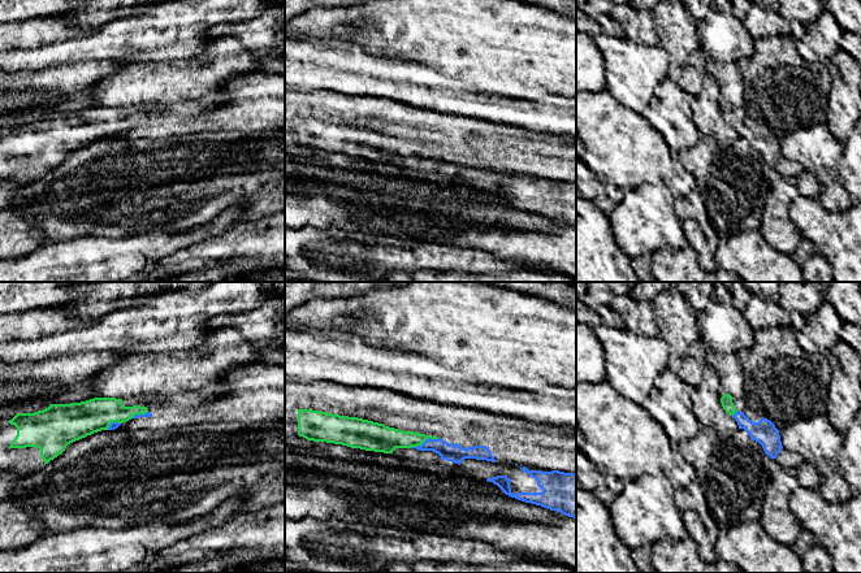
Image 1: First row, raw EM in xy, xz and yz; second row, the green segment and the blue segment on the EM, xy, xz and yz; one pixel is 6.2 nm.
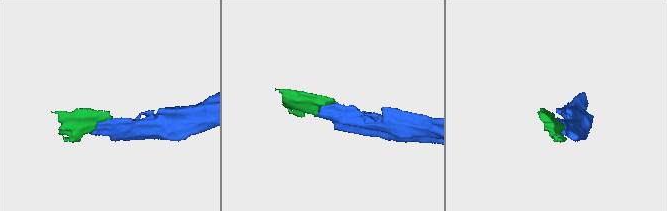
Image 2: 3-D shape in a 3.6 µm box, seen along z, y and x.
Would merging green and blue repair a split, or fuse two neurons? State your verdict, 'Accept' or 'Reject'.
Accept

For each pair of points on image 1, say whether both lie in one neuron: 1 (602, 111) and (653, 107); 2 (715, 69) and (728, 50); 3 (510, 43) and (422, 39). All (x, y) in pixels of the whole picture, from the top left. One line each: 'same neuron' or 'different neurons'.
1: different neurons
2: different neurons
3: same neuron

